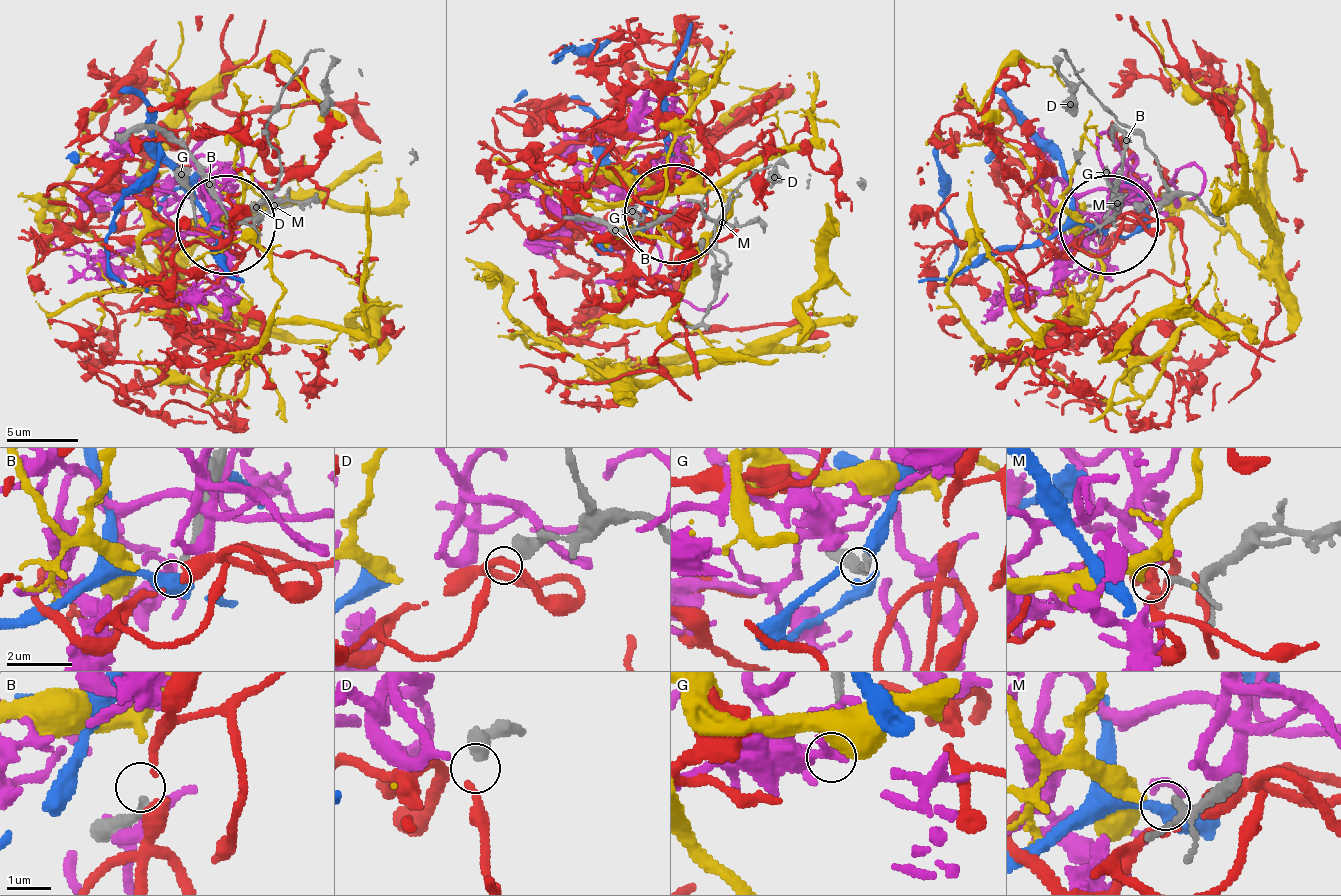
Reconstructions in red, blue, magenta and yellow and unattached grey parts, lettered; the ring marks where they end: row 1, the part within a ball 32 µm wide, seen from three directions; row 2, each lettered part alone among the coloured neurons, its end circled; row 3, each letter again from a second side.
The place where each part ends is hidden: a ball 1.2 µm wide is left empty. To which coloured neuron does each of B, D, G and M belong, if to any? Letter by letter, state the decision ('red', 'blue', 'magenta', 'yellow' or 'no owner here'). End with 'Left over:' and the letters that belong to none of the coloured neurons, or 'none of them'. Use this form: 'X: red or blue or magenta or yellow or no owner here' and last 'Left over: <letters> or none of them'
B: no owner here
D: red
G: no owner here
M: yellow
Left over: B, G

